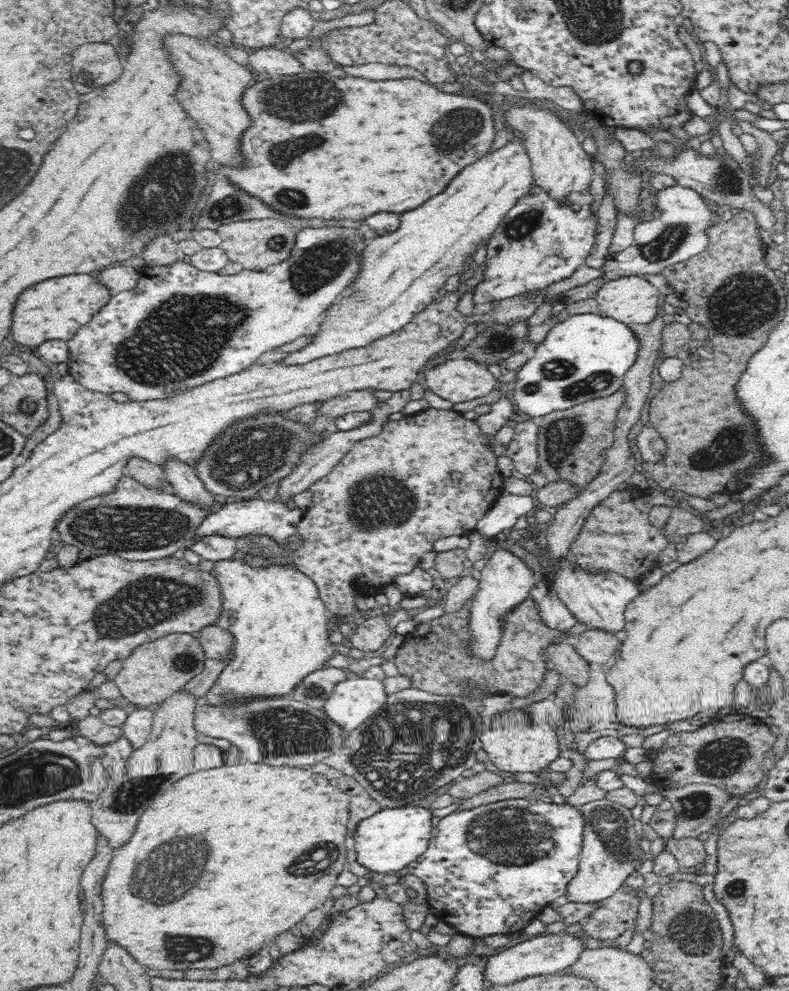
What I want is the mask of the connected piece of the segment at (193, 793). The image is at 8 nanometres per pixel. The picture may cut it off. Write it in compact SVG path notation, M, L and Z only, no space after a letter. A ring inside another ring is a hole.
M238 746L237 749L240 752L238 766L222 766L222 768L214 768L214 770L196 771L173 782L172 786L164 791L164 794L158 796L156 799L158 802L154 800L152 806L148 807L148 812L142 814L132 836L125 843L113 849L114 858L108 866L108 872L104 876L102 890L100 890L100 900L104 904L104 910L102 910L104 936L112 944L122 946L138 964L146 966L146 968L182 971L212 970L232 964L235 960L246 958L262 947L268 947L278 935L299 925L306 914L321 907L328 900L330 891L337 884L338 875L344 870L343 866L346 860L344 834L346 834L346 824L348 824L351 796L342 792L338 787L332 788L326 776L316 774L310 768L288 768L288 766L274 768L274 766L262 764L262 762L256 764L256 760L250 752L248 754L242 752ZM304 854L308 854L308 858L312 858L312 862L300 862L300 858L304 858Z

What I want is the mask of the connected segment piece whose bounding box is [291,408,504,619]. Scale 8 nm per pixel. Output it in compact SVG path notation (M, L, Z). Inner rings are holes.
M430 408L422 414L407 415L400 420L386 422L376 436L366 437L352 445L344 458L324 478L317 480L309 488L312 489L315 502L312 508L305 511L302 522L297 524L297 532L292 539L291 556L293 567L304 573L316 585L320 600L324 602L332 615L357 618L355 598L364 590L392 584L394 577L408 574L418 563L425 552L434 550L434 542L445 536L464 536L477 528L477 522L488 512L498 495L504 491L503 476L496 468L497 456L494 439L482 431L482 427L473 420L464 418L462 413L453 410L436 410ZM452 472L462 474L458 482L450 477Z

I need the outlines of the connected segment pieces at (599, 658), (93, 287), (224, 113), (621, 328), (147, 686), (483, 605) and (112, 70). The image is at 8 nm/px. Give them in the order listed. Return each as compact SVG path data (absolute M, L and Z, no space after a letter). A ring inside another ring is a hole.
M598 628L582 632L575 649L590 664L607 666L611 663L618 651L620 640L614 632L605 632Z
M72 274L40 282L28 288L24 296L20 296L20 302L16 302L12 334L16 342L29 347L37 347L44 341L69 341L78 328L87 325L108 304L113 294L99 278L90 274Z
M174 34L168 36L164 44L172 56L172 64L186 78L180 88L180 102L184 102L184 110L188 110L188 114L192 114L192 118L196 118L202 130L208 134L208 140L212 144L212 158L214 162L218 162L216 166L228 166L228 169L246 166L246 156L242 154L242 136L252 127L253 122L242 104L242 96L249 88L248 84L254 73L246 69L246 66L236 63L220 46L212 43L200 44L194 38Z
M572 314L551 326L545 340L537 344L530 352L528 361L517 371L514 404L522 414L530 416L530 420L539 421L542 416L567 410L593 398L608 396L623 386L624 378L628 370L636 364L639 352L640 339L631 329L631 325L603 314Z
M186 633L166 634L153 642L137 646L121 662L122 669L113 679L121 695L132 705L159 705L169 694L184 688L205 666L205 654L197 635Z
M494 546L489 558L480 565L480 579L478 582L478 593L474 595L471 607L471 630L476 640L476 654L479 658L492 658L498 638L501 634L501 618L514 606L520 604L530 595L531 586L534 584L534 572L518 556L501 548Z
M84 44L76 50L72 60L72 74L90 74L94 84L108 84L120 76L122 64L110 44Z

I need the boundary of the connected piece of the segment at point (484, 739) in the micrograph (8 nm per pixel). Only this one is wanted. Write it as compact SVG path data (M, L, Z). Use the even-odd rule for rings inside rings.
M505 712L495 717L491 728L480 732L479 738L482 749L488 753L490 767L508 774L540 772L561 755L556 730L544 730L544 726L533 724L527 713Z

